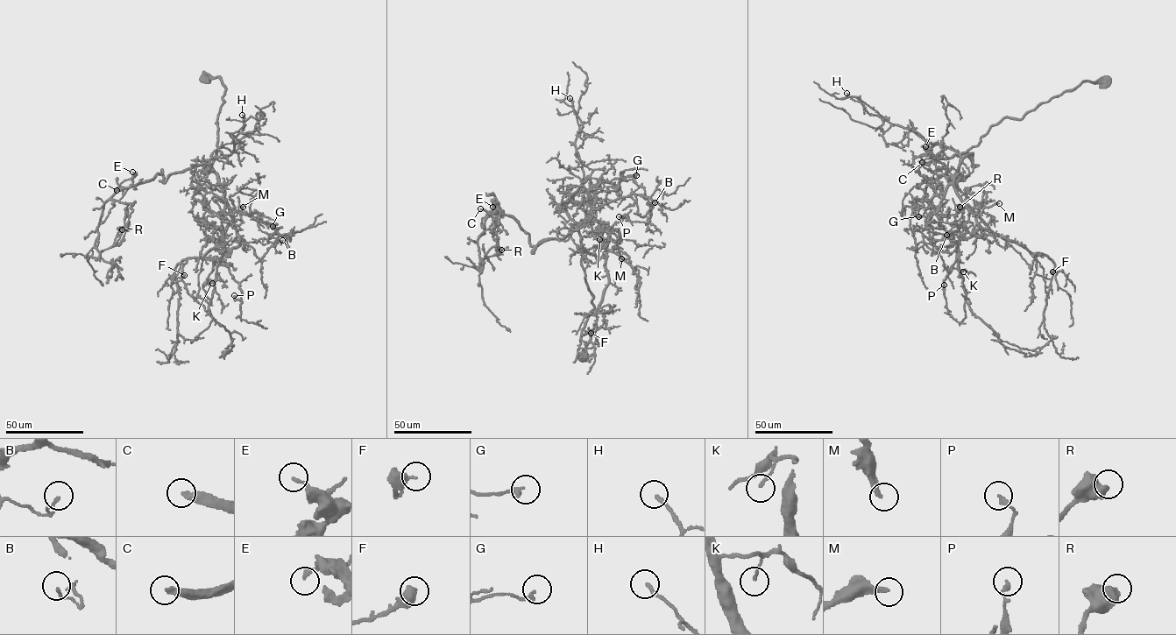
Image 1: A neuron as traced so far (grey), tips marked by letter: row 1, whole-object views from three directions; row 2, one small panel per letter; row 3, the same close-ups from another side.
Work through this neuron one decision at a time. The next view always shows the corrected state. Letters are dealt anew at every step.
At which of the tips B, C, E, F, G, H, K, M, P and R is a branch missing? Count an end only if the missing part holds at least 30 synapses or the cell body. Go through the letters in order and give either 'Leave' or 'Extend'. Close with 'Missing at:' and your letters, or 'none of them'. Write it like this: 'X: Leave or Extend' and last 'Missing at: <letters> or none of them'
B: Leave
C: Extend
E: Leave
F: Leave
G: Leave
H: Leave
K: Leave
M: Extend
P: Leave
R: Leave
Missing at: C, M

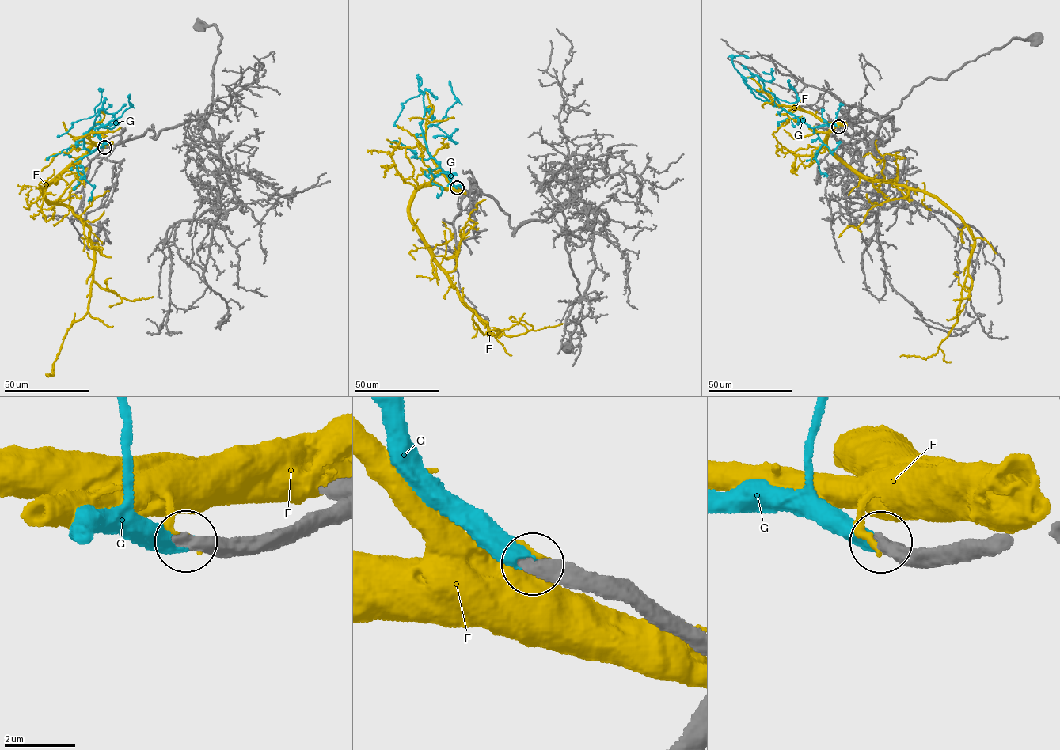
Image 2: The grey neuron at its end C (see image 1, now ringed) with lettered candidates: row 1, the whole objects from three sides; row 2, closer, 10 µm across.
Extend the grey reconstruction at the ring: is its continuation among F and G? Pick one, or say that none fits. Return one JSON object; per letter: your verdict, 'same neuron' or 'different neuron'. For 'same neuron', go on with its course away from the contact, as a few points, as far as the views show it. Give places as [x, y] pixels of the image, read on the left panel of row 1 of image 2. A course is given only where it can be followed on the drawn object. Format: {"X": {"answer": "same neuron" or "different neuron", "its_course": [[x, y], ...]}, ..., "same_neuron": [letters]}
{"F": {"answer": "different neuron"}, "G": {"answer": "same neuron", "its_course": [[104, 147], [91, 153], [84, 146], [85, 134], [93, 126], [96, 115], [74, 123], [66, 133], [58, 137]]}, "same_neuron": ["G"]}

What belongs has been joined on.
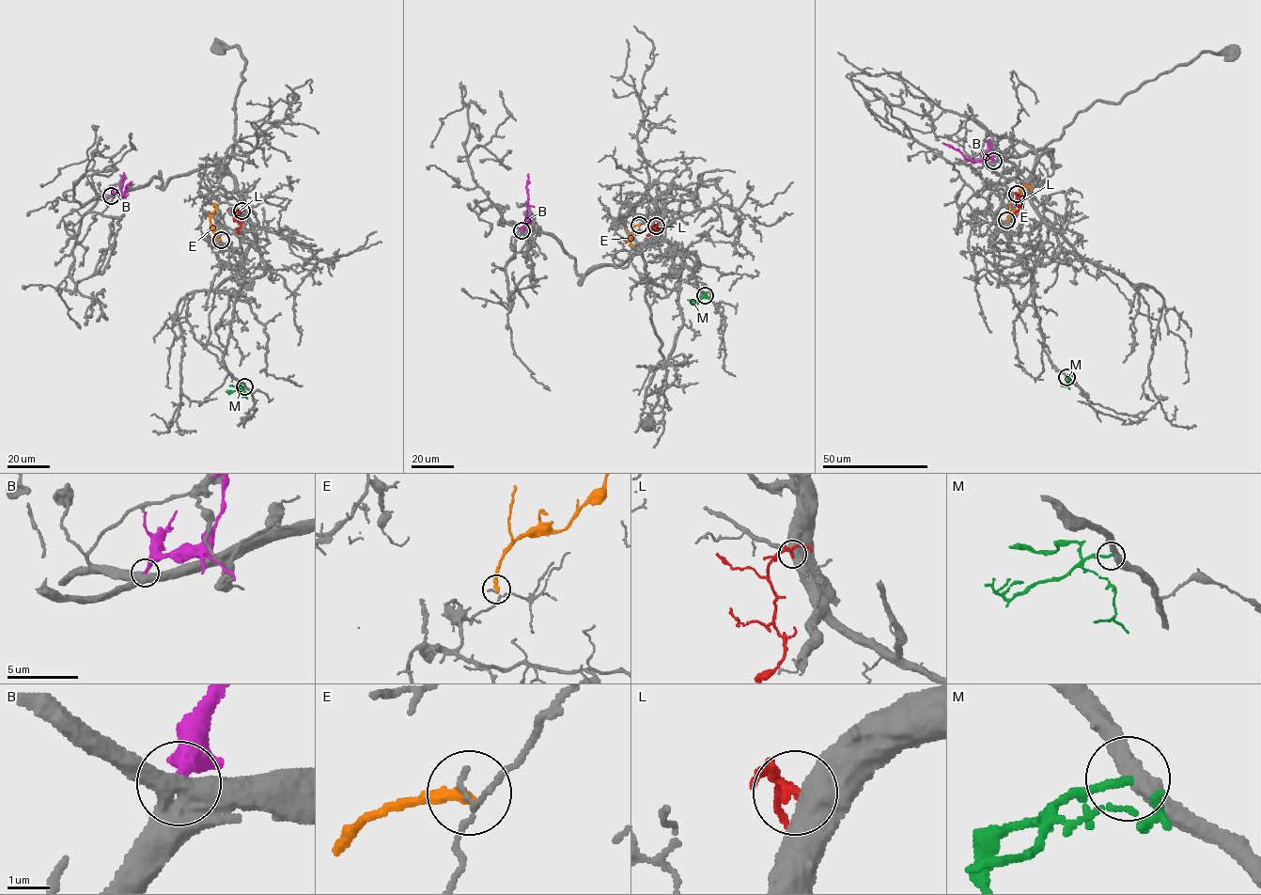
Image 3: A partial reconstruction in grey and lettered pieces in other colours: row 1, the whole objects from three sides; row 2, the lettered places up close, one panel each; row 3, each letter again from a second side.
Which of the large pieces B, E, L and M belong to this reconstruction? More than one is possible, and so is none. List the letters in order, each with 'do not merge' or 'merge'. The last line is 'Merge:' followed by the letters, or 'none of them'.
B: do not merge
E: do not merge
L: merge
M: do not merge
Merge: L

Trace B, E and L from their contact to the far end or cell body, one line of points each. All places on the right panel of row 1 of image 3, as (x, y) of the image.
B: (993, 161), (985, 158), (976, 162), (968, 161), (958, 150), (942, 143)
E: (1007, 220), (1011, 211), (1016, 211), (1023, 203), (1019, 189), (1023, 184), (1030, 188)
L: (1017, 194), (1019, 206), (1011, 215)

